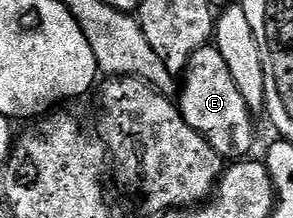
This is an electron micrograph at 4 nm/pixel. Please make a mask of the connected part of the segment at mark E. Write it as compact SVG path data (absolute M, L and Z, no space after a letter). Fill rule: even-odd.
M214 45L197 49L188 61L187 70L181 76L177 106L187 124L210 141L224 160L243 161L250 156L247 154L255 143L255 123L251 120L254 119L253 113L247 108L245 97L241 97L241 89L237 89L225 60Z

